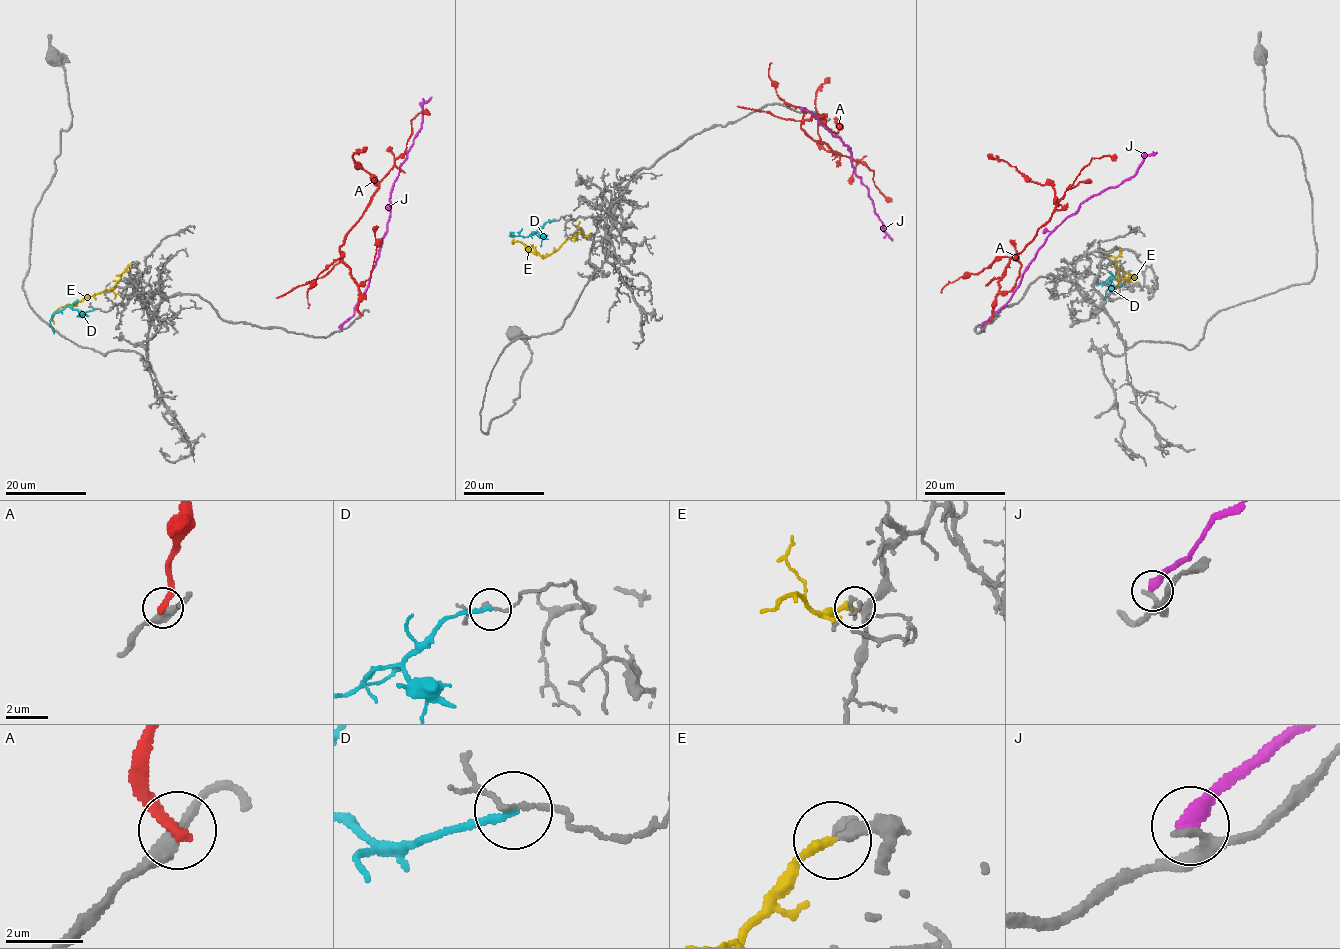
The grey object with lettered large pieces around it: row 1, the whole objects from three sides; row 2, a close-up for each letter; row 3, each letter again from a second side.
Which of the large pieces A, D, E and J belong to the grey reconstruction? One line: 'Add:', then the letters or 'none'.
Add: E

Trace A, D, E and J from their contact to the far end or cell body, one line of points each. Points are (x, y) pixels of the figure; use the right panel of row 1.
A: (990, 320), (999, 281), (1012, 258), (1032, 240), (1076, 176), (1093, 158), (1107, 155), (1115, 160)
D: (1096, 282), (1100, 284), (1114, 277), (1104, 299)
E: (1120, 249), (1115, 266), (1134, 277), (1118, 278), (1117, 287), (1112, 291)
J: (981, 327), (1010, 299), (1046, 237), (1080, 205), (1128, 180), (1146, 157), (1157, 152)

